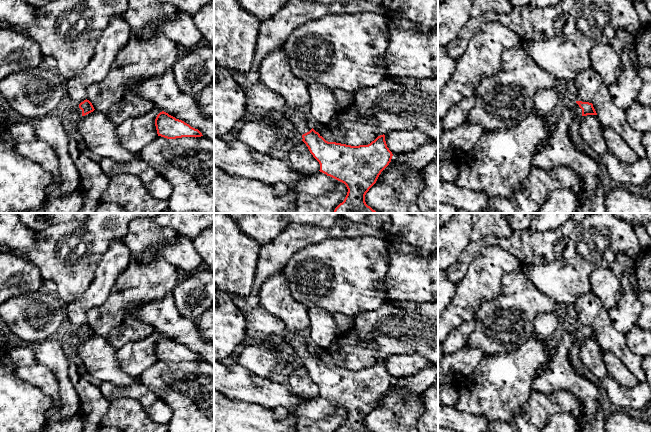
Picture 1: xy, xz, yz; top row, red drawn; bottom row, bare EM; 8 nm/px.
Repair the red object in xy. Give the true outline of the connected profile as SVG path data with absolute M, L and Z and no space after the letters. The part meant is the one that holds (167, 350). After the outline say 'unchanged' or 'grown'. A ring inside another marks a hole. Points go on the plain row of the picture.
M162 335L155 343L155 350L158 360L167 363L182 361L201 361L202 357L182 344L176 343L168 337Z; unchanged

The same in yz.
M571 326L549 353L549 362L532 382L533 391L550 394L560 390L572 392L578 399L583 422L581 432L591 432L593 420L601 407L601 395L593 381L579 376L571 359L576 346L587 339L597 339L589 326Z; grown

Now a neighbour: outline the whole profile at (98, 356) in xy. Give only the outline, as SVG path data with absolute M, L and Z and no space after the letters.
M97 334L79 341L76 350L88 373L100 381L118 386L128 386L140 382L140 376L132 377L120 367L117 351L108 341Z

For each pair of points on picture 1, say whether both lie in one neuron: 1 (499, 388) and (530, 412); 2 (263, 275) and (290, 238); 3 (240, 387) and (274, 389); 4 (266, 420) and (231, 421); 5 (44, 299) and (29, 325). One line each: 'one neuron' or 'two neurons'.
1: two neurons
2: one neuron
3: one neuron
4: one neuron
5: one neuron

